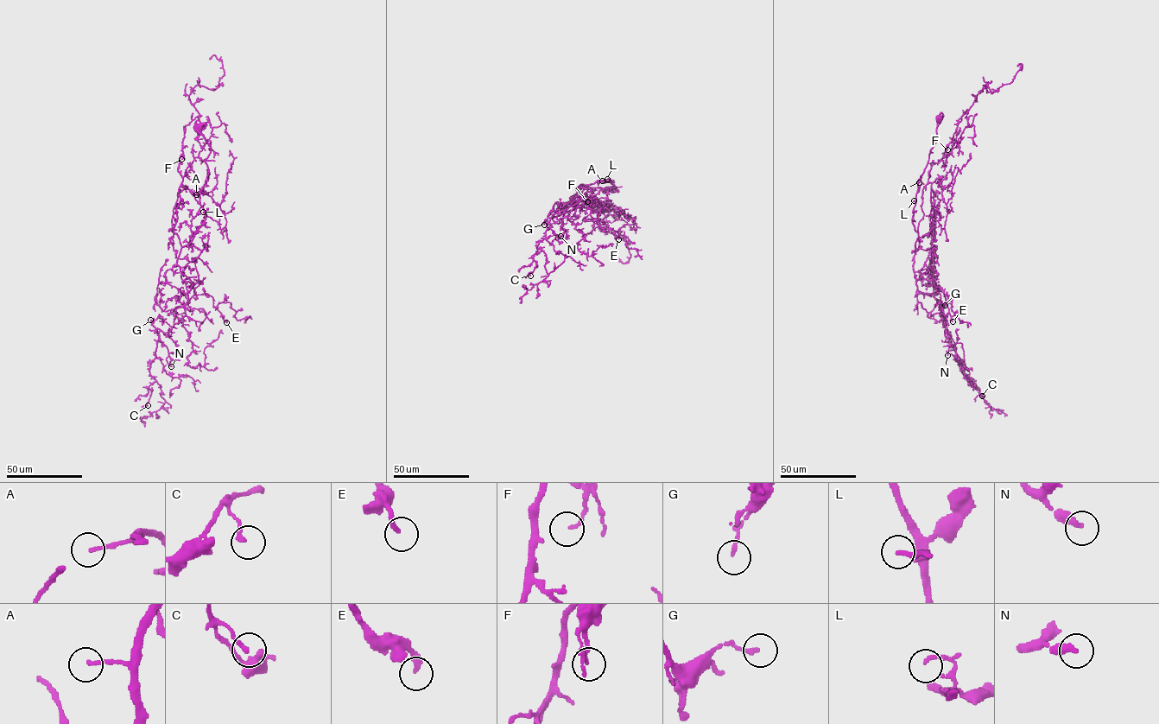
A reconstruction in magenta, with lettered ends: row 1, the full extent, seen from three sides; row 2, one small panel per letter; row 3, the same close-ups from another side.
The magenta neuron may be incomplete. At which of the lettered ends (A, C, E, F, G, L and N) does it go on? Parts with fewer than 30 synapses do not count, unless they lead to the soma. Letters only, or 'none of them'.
none of them

